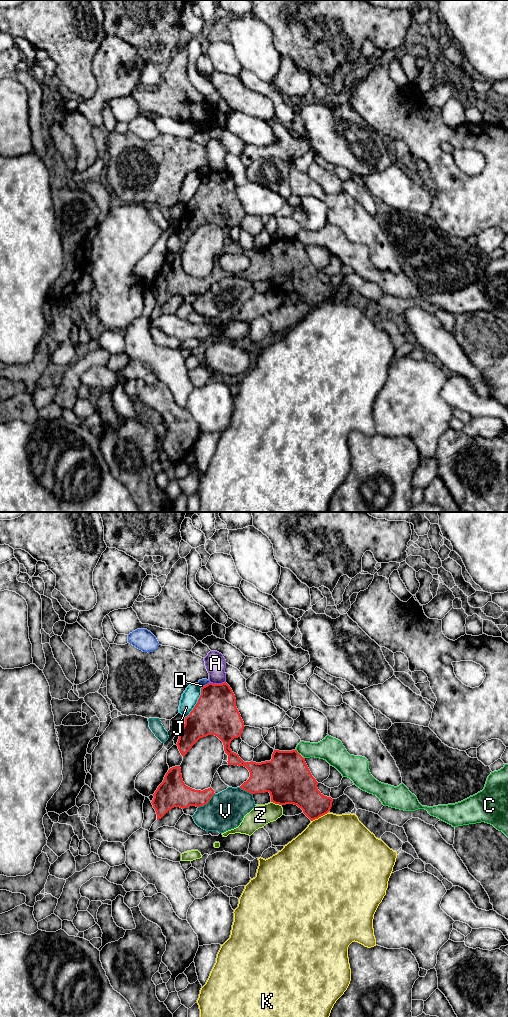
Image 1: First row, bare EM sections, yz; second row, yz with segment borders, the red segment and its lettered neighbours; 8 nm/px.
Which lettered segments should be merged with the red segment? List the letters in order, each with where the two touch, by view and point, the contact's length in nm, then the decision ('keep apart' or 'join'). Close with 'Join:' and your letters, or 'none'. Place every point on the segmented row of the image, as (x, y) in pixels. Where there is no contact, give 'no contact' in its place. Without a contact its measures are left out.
A: meets red in yz at (217, 684); contact 130 nm long; keep apart
C: meets red in yz at (297, 752); contact 50 nm long; keep apart
D: meets red in yz at (205, 685); contact 80 nm long; keep apart
J: meets red in yz at (197, 702); contact 280 nm long; keep apart
K: meets red in yz at (319, 816); contact 150 nm long; keep apart
V: meets red in yz at (207, 802); contact 180 nm long; keep apart
Z: meets red in yz at (276, 803); contact 90 nm long; keep apart
Join: none

